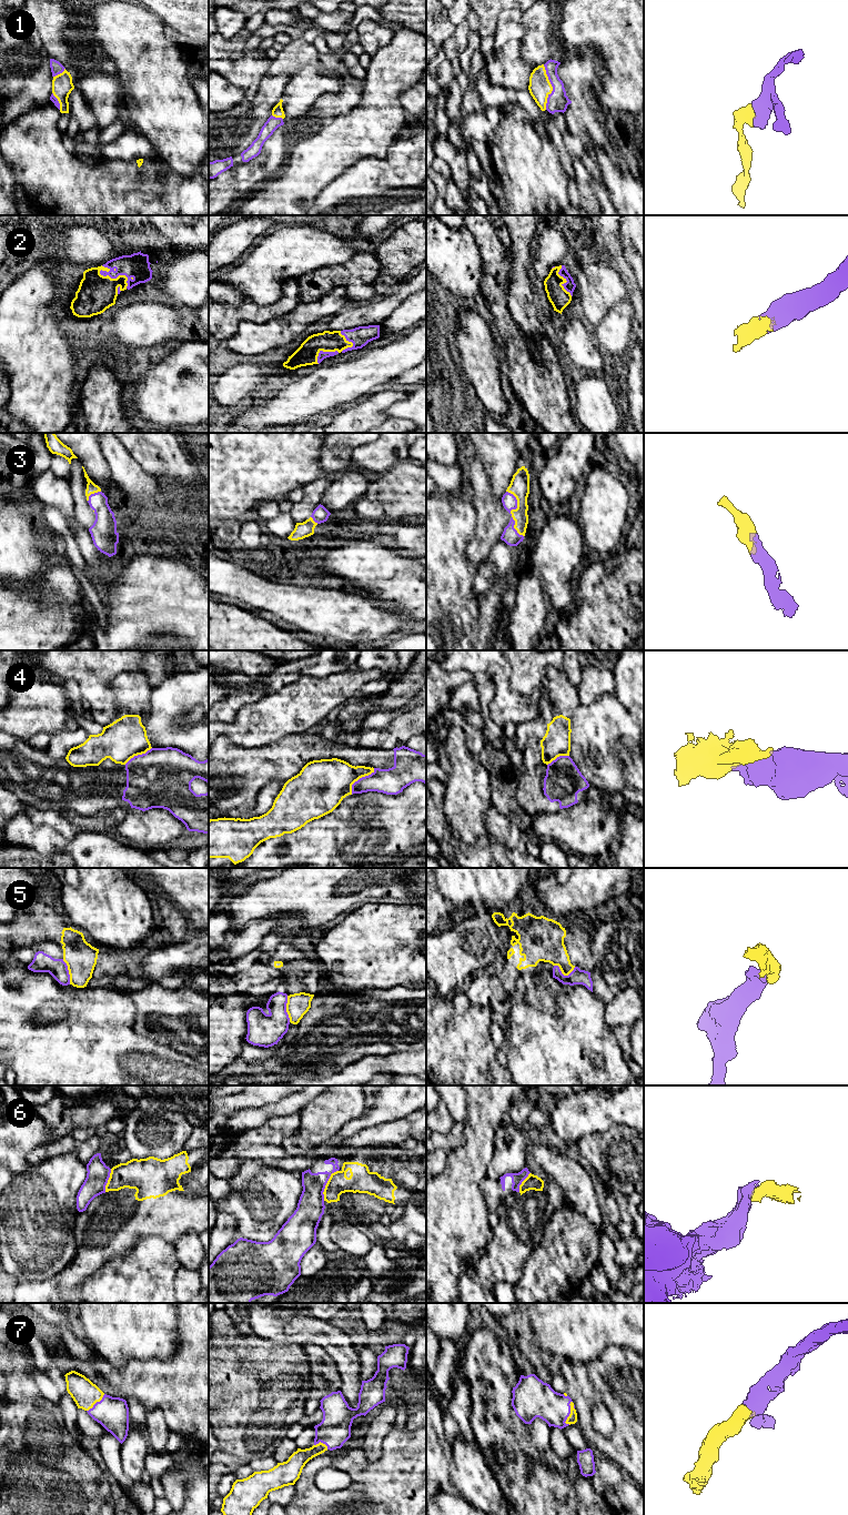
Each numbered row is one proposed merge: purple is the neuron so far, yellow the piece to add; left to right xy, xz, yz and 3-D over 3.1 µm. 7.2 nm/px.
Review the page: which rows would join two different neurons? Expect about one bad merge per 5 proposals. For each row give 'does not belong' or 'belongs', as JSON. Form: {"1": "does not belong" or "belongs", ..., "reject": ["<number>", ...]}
{"1": "belongs", "2": "belongs", "3": "belongs", "4": "does not belong", "5": "does not belong", "6": "does not belong", "7": "belongs", "reject": ["4", "5", "6"]}

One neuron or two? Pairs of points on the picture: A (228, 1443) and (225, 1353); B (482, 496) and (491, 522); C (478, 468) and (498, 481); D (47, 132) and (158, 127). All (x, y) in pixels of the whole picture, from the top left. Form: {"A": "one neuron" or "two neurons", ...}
{"A": "one neuron", "B": "one neuron", "C": "two neurons", "D": "two neurons"}

